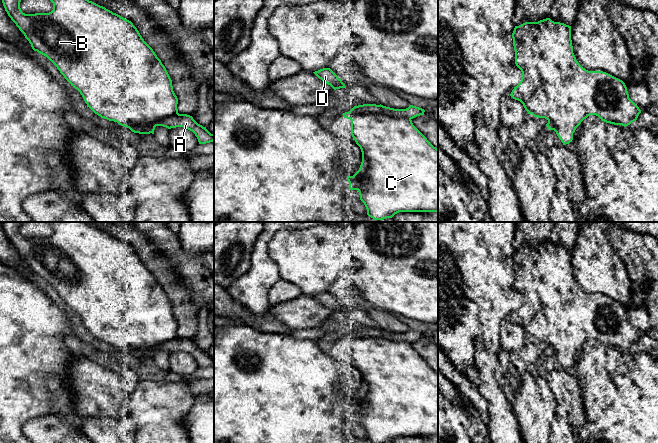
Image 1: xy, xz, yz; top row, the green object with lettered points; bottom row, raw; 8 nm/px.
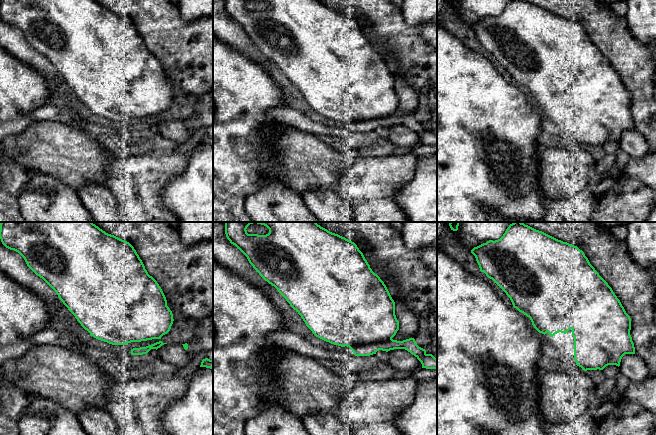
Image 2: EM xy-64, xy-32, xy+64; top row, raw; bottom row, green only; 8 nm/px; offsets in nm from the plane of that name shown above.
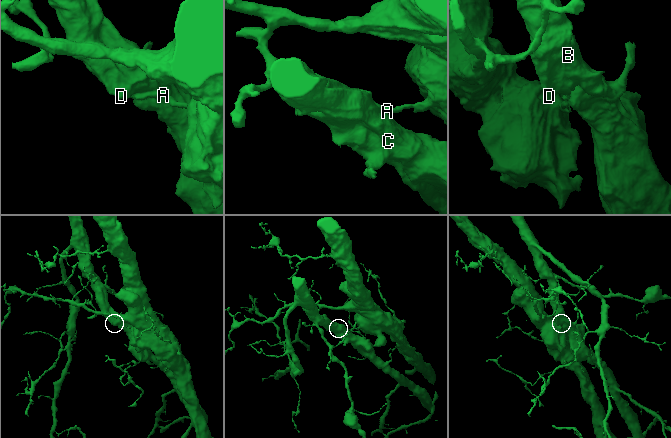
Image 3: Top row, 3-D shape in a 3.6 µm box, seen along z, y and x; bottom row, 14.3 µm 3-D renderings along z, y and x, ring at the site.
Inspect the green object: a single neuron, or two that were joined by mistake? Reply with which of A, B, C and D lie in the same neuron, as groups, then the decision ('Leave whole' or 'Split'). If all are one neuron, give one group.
Groups: A / B C D. Split

